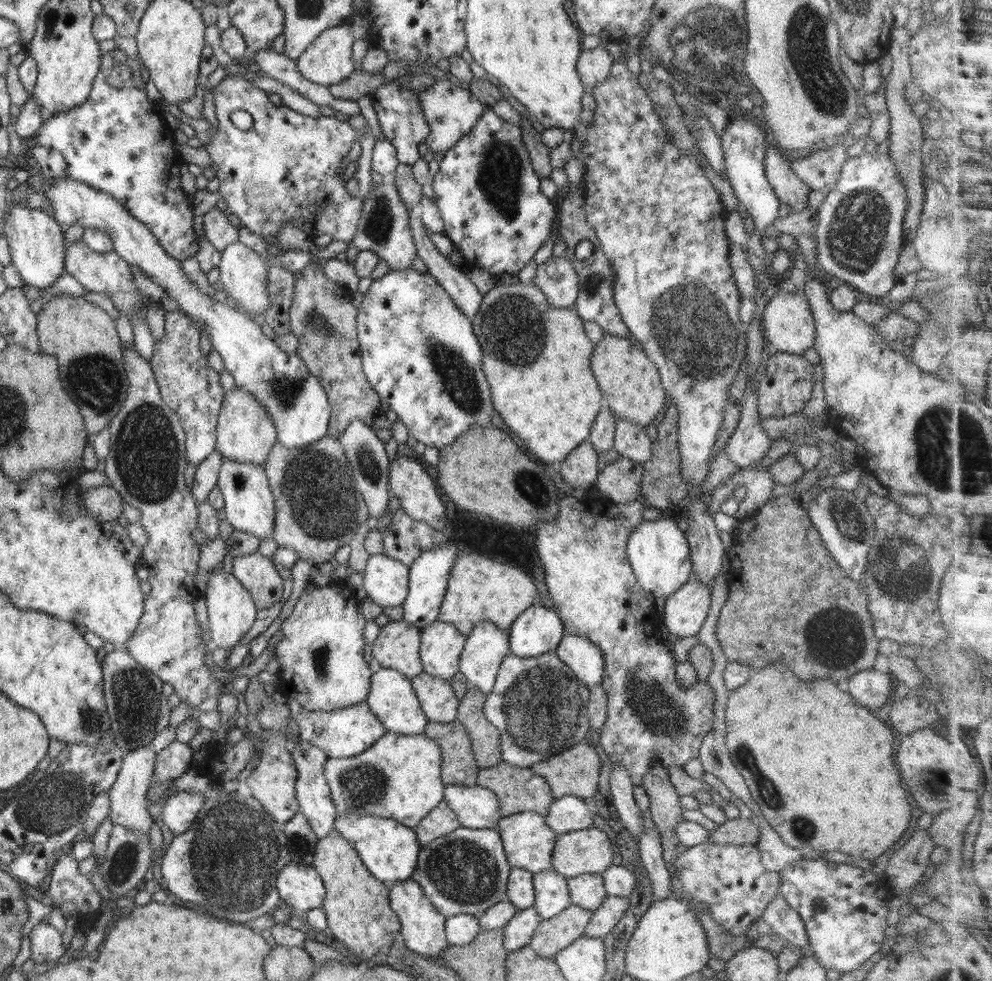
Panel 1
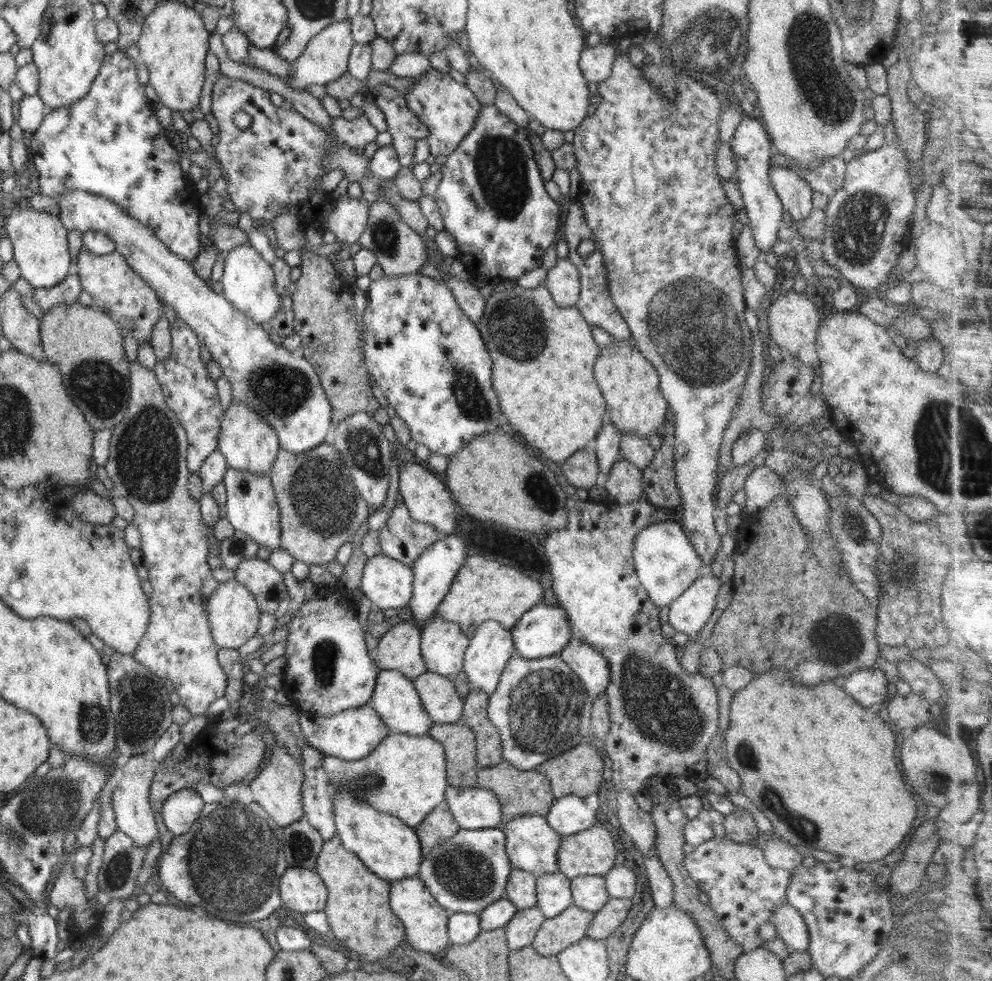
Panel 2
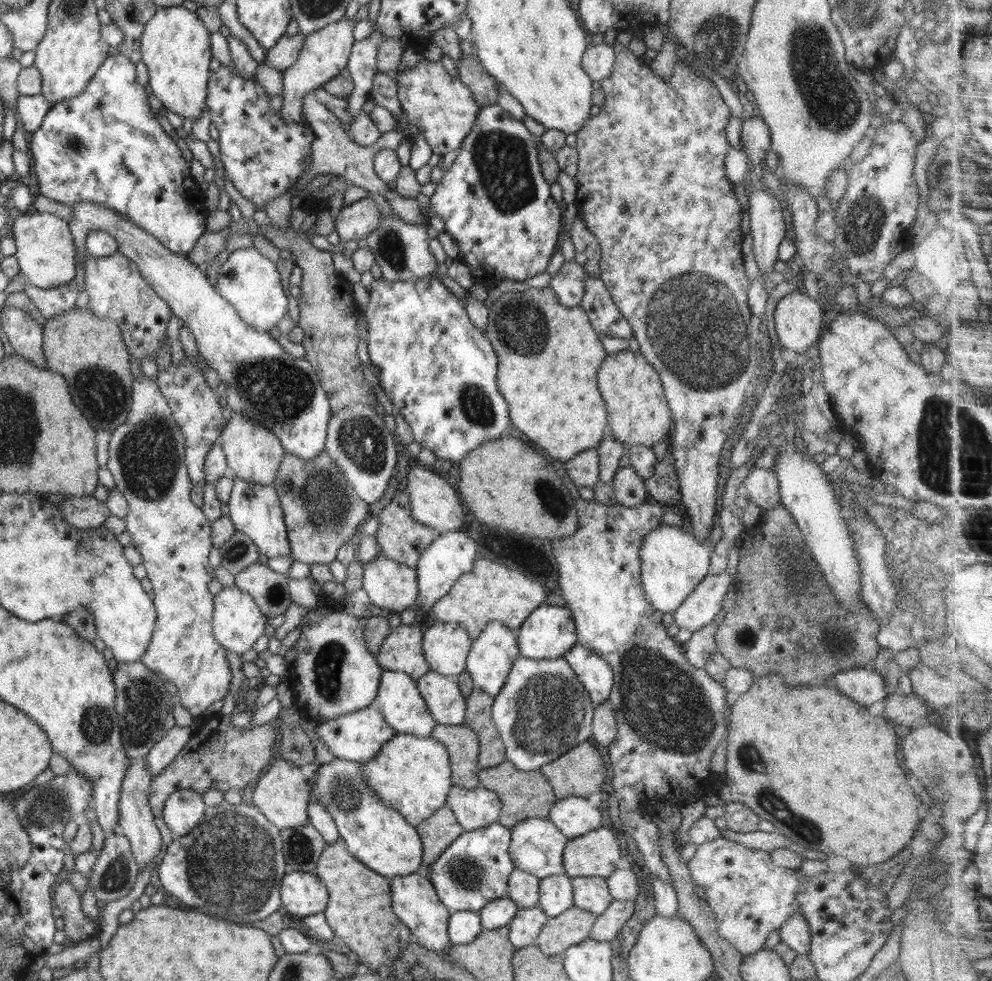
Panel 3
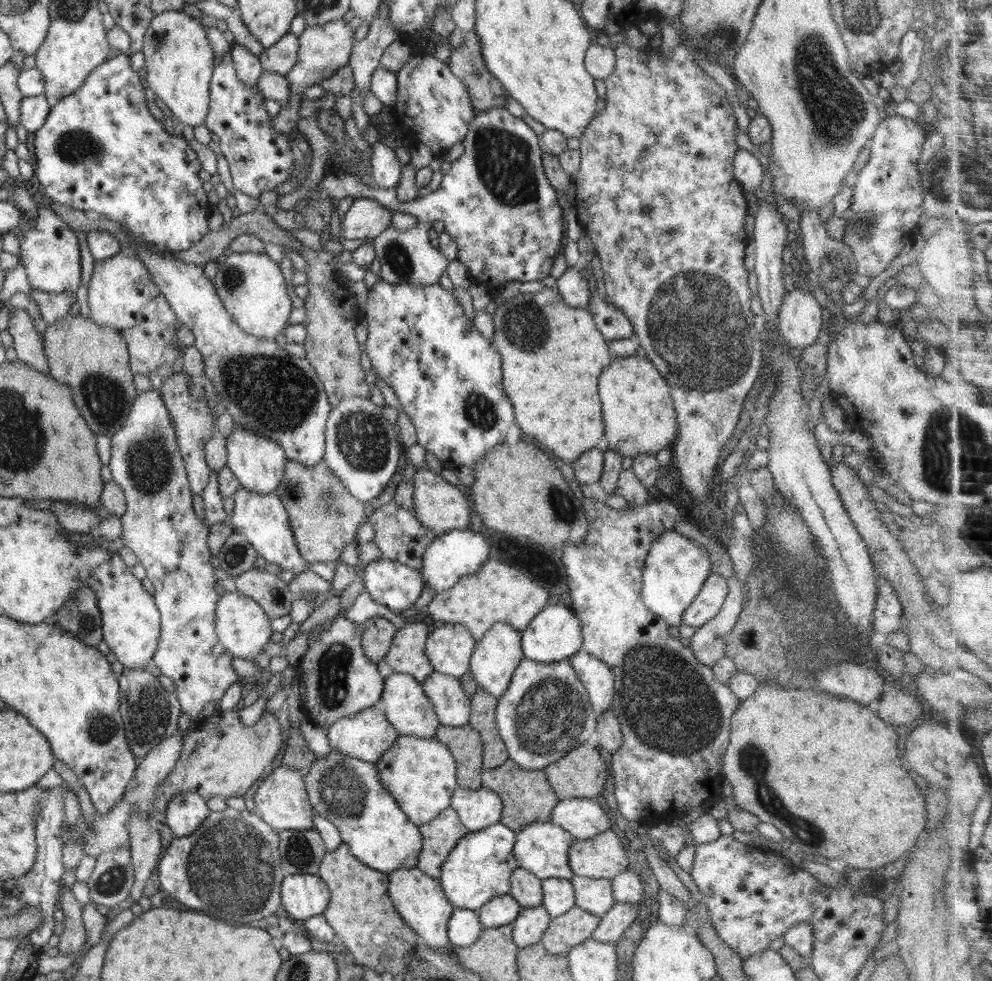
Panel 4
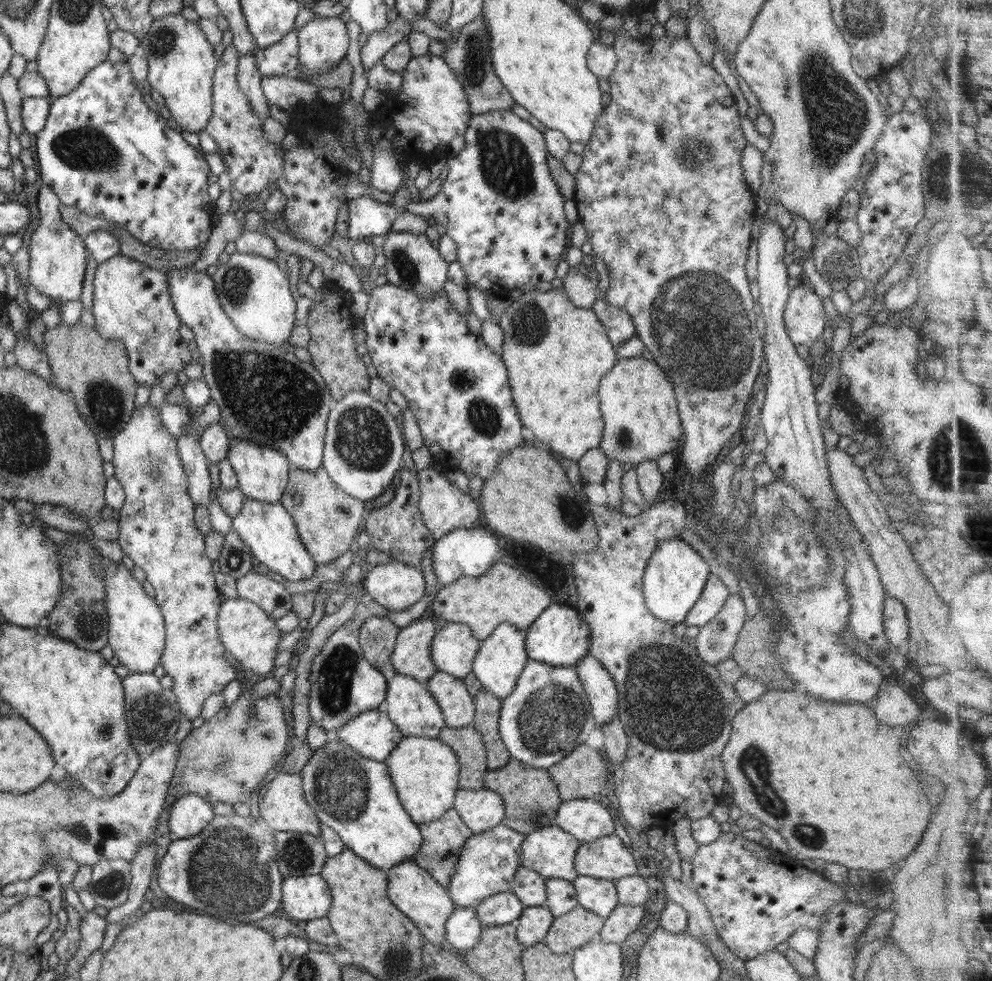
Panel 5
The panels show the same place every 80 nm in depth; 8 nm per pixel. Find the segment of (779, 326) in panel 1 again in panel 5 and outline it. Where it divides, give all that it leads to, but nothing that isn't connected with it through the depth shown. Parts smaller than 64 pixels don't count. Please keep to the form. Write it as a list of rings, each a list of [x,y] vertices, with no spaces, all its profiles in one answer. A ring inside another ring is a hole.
[[[811,286],[795,287],[790,291],[784,322],[790,340],[810,346],[830,332],[830,322],[824,312],[822,301]]]

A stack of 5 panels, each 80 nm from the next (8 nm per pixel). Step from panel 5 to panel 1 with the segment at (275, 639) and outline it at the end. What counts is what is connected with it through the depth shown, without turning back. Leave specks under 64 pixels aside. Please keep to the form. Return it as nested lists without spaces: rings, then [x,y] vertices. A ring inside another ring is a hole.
[[[222,565],[216,566],[215,571],[209,574],[204,598],[206,599],[206,608],[208,609],[212,646],[232,649],[239,644],[238,641],[251,629],[259,611],[256,609],[248,590],[238,582],[233,573],[226,572],[222,567]]]

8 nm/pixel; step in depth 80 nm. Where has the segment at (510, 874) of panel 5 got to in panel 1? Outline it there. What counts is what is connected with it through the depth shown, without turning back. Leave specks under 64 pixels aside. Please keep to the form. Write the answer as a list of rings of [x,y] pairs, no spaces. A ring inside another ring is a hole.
[[[462,826],[421,847],[416,867],[411,879],[421,886],[425,897],[445,917],[456,914],[482,916],[490,906],[507,900],[507,882],[513,868],[508,863],[497,829]]]

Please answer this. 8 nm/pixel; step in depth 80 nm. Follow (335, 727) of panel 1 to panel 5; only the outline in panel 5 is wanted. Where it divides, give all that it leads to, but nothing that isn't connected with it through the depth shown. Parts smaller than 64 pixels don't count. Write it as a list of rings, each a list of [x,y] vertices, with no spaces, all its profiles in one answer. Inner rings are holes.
[[[384,706],[357,715],[331,735],[360,752],[364,758],[383,762],[400,742],[402,733],[390,721]]]

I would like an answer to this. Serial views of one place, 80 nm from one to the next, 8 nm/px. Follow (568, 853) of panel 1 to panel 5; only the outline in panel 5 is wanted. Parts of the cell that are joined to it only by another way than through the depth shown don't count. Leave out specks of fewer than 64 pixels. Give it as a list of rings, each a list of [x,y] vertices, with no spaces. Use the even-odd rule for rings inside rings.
[[[614,833],[580,843],[575,859],[579,875],[615,881],[637,874],[638,867],[632,853]]]

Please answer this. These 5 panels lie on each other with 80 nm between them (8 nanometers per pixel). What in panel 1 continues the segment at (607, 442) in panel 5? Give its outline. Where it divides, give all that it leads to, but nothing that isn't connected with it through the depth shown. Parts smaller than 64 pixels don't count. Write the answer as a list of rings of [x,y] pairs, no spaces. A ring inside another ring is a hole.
[[[606,333],[597,343],[591,358],[592,372],[604,392],[604,401],[614,416],[634,421],[641,427],[653,422],[668,404],[667,392],[662,388],[661,378],[653,363],[640,346],[630,343],[624,337]]]

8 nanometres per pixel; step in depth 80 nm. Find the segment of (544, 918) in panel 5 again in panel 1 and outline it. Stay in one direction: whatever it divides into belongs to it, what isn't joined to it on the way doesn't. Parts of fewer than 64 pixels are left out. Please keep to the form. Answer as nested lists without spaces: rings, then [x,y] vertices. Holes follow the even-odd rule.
[[[533,906],[527,909],[517,909],[516,914],[503,928],[504,948],[507,951],[515,951],[529,945],[541,920],[541,916]]]

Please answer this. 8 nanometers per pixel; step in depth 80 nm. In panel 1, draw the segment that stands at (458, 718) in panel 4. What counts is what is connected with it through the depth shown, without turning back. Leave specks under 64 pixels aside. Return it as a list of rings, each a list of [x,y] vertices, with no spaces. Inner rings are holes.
[[[422,672],[411,678],[411,685],[428,721],[452,723],[457,720],[459,698],[449,681]]]

